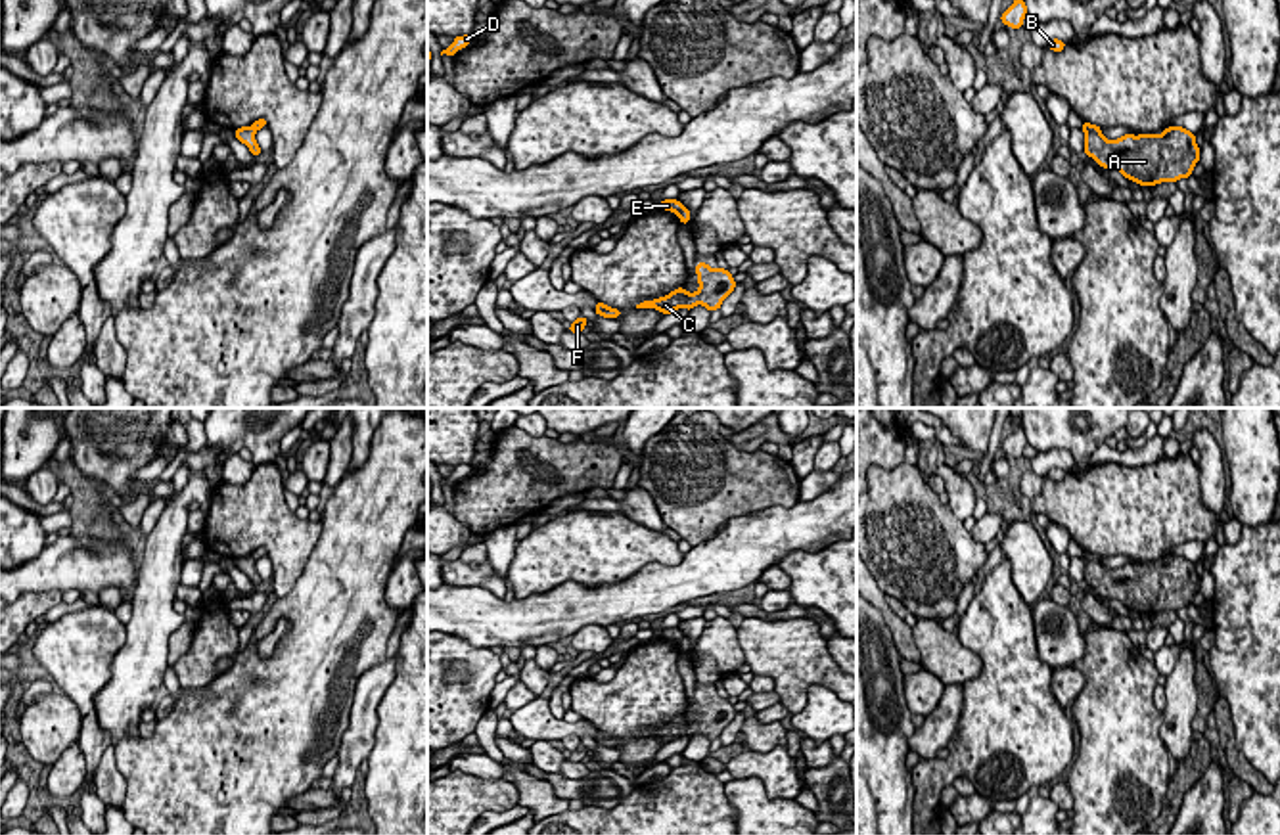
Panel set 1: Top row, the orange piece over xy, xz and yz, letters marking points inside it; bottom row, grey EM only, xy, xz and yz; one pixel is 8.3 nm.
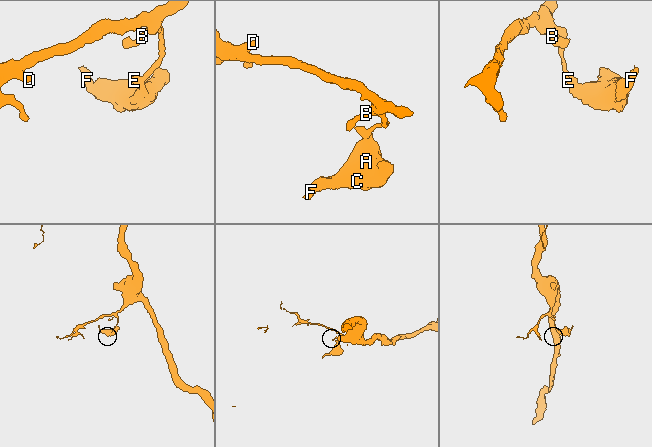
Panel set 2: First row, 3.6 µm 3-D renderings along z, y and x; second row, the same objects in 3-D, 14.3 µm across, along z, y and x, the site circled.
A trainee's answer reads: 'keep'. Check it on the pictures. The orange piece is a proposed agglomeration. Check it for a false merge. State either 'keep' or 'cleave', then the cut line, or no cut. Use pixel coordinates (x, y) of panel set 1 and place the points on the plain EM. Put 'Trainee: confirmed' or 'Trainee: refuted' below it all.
cleave; cut in yz along (1083, 554), (1100, 562)
Trainee: refuted

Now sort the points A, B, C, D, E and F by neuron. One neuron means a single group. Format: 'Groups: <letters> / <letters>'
Groups: A C E F / B D

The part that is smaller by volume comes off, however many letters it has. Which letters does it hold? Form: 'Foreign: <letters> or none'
Foreign: A, C, E, F

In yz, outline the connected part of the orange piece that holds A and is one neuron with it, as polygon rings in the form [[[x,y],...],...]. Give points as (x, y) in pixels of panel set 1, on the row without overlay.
[[[1085,555],[1083,561],[1086,586],[1140,615],[1178,611],[1192,605],[1200,592],[1196,563],[1182,555],[1167,555],[1161,563],[1125,563],[1117,569]]]

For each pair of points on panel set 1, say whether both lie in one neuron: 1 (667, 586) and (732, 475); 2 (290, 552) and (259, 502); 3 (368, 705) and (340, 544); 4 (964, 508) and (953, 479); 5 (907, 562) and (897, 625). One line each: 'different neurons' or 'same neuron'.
1: different neurons
2: same neuron
3: different neurons
4: same neuron
5: different neurons

